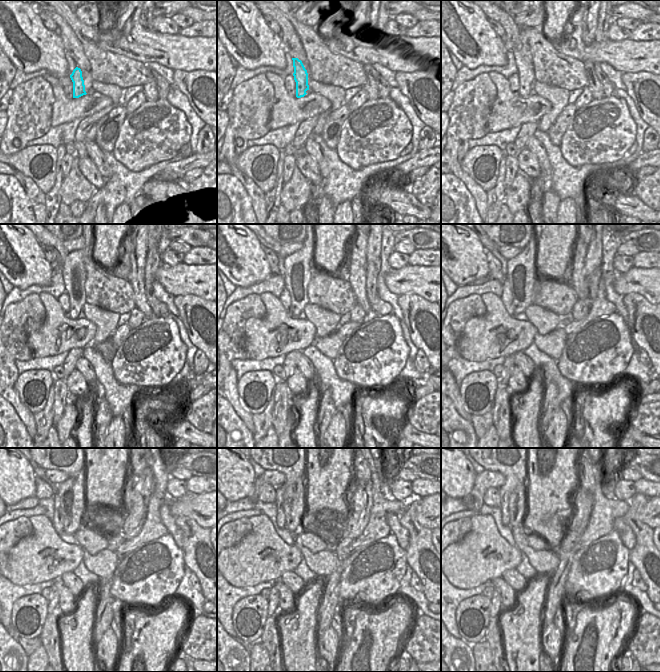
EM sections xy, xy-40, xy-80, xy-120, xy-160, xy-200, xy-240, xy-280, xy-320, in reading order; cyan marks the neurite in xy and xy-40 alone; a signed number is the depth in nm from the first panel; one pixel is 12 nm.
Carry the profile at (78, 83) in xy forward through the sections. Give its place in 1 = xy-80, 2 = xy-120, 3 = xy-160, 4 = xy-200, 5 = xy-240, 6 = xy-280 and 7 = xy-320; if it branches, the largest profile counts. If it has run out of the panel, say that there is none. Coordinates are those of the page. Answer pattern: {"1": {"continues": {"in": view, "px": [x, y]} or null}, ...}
{"1": {"continues": {"in": "xy-80", "px": [523, 57]}}, "2": {"continues": {"in": "xy-120", "px": [73, 270]}}, "3": {"continues": {"in": "xy-160", "px": [297, 266]}}, "4": {"continues": {"in": "xy-200", "px": [520, 275]}}, "5": {"continues": {"in": "xy-240", "px": [73, 502]}}, "6": {"continues": {"in": "xy-280", "px": [295, 508]}}, "7": {"continues": {"in": "xy-320", "px": [518, 502]}}}

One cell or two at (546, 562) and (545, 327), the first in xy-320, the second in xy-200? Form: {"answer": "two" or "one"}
{"answer": "two"}

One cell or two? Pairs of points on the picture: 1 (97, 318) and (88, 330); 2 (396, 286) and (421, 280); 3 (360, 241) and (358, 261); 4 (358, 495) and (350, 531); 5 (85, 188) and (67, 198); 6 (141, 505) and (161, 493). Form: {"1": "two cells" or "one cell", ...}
{"1": "two cells", "2": "one cell", "3": "one cell", "4": "one cell", "5": "one cell", "6": "two cells"}

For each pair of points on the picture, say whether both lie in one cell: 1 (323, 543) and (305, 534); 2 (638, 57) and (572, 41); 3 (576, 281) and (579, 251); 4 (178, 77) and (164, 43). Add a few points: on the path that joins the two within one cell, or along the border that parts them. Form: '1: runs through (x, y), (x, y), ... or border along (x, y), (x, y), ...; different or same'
1: runs through (319, 541), (309, 537); same
2: runs through (622, 55), (611, 52), (588, 52); same
3: runs through (578, 274), (579, 258); same
4: border along (174, 69), (182, 71), (199, 70); different

